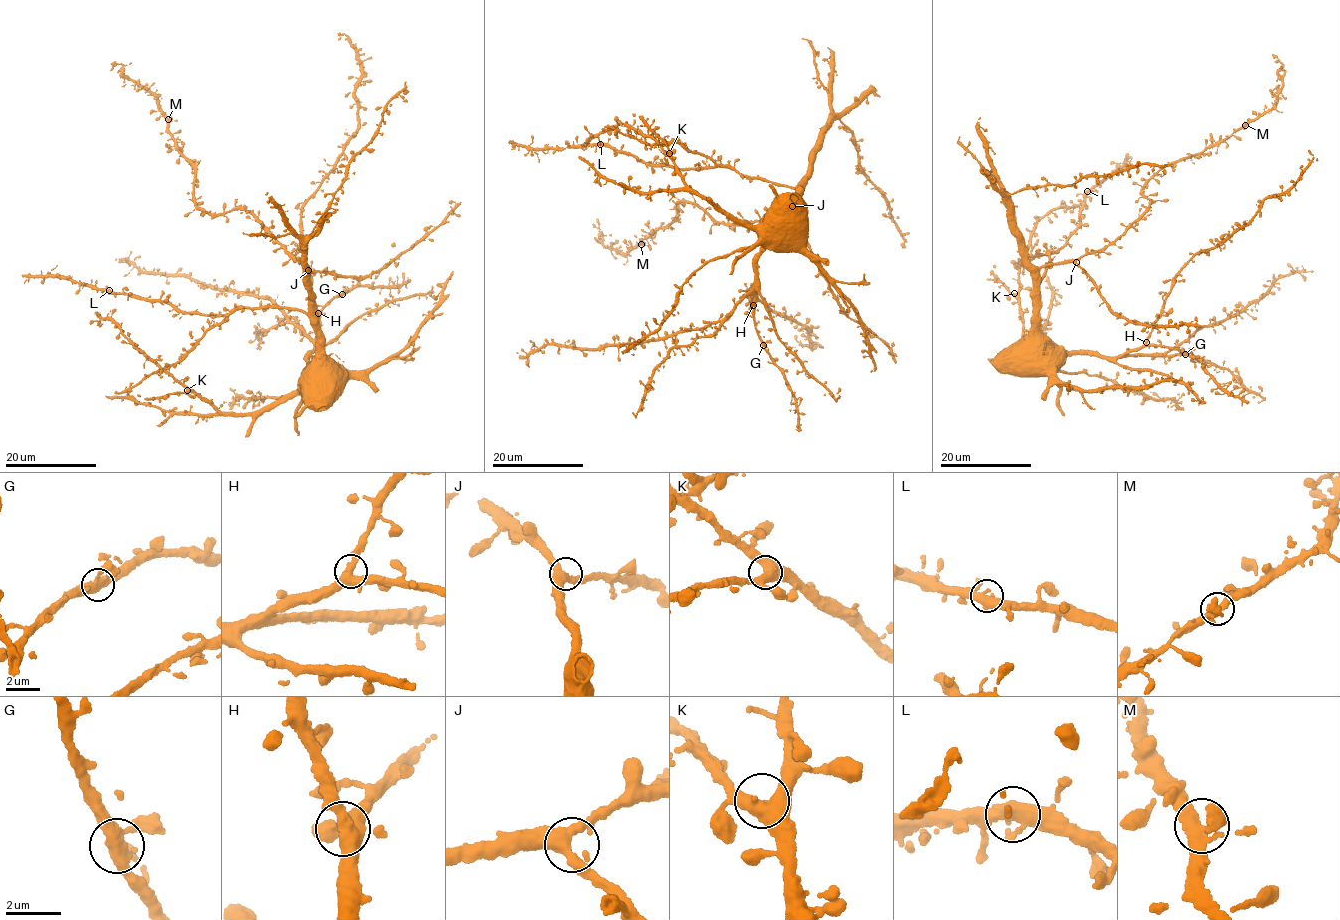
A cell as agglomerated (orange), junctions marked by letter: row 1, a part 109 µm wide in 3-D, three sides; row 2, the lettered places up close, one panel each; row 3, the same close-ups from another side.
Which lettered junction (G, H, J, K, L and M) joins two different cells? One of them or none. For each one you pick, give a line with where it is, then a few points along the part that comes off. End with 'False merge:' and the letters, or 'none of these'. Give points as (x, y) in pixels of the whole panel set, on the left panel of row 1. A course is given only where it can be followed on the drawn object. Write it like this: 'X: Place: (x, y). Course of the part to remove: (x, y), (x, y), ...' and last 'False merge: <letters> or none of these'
False merge: none of these

